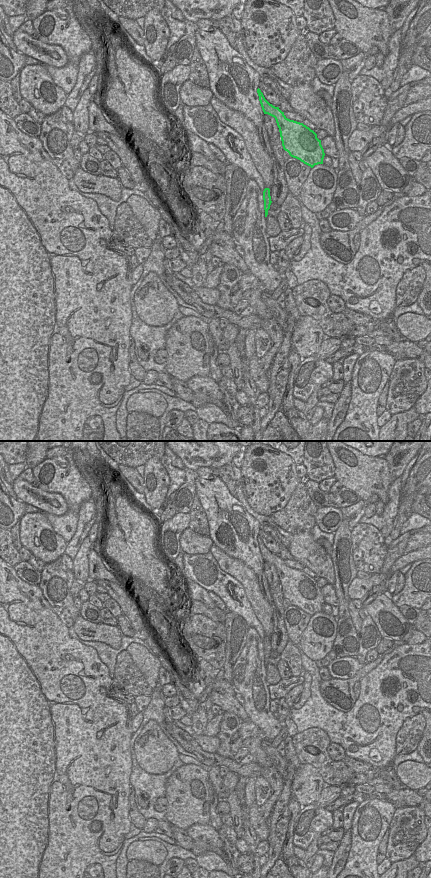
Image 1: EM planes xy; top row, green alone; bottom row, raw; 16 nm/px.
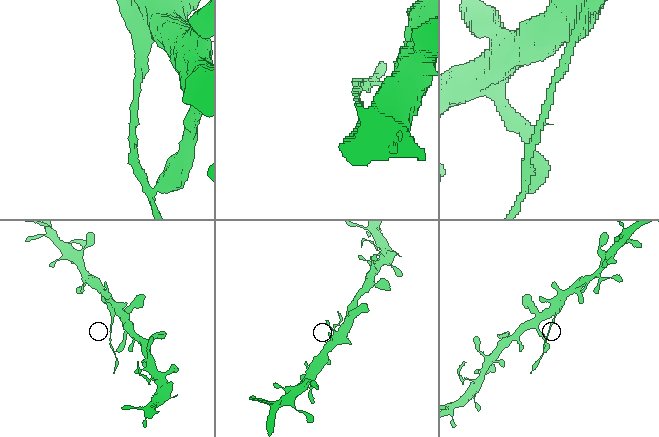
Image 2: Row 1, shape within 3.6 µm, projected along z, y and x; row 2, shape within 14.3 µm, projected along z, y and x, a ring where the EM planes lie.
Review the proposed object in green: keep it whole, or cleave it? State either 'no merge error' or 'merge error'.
merge error

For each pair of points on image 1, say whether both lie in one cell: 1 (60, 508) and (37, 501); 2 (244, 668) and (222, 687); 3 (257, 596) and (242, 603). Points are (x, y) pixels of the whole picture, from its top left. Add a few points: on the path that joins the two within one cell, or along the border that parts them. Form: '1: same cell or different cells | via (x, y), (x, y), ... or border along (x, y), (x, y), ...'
1: same cell | via (54, 506), (43, 502)
2: different cells | border along (230, 683), (236, 691)
3: different cells | border along (236, 579), (242, 585), (245, 596), (259, 620)

